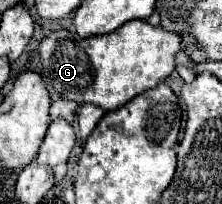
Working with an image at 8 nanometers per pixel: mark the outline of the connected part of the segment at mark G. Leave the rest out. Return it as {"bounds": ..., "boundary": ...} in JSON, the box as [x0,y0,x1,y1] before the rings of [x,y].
{"bounds":[40,21,182,111],"boundary":[[[128,21],[114,33],[88,39],[62,29],[40,43],[42,77],[52,101],[64,97],[76,103],[94,103],[104,111],[114,111],[170,77],[176,67],[176,53],[182,51],[180,45],[180,35],[166,33],[160,25],[154,27],[148,21]]]}

